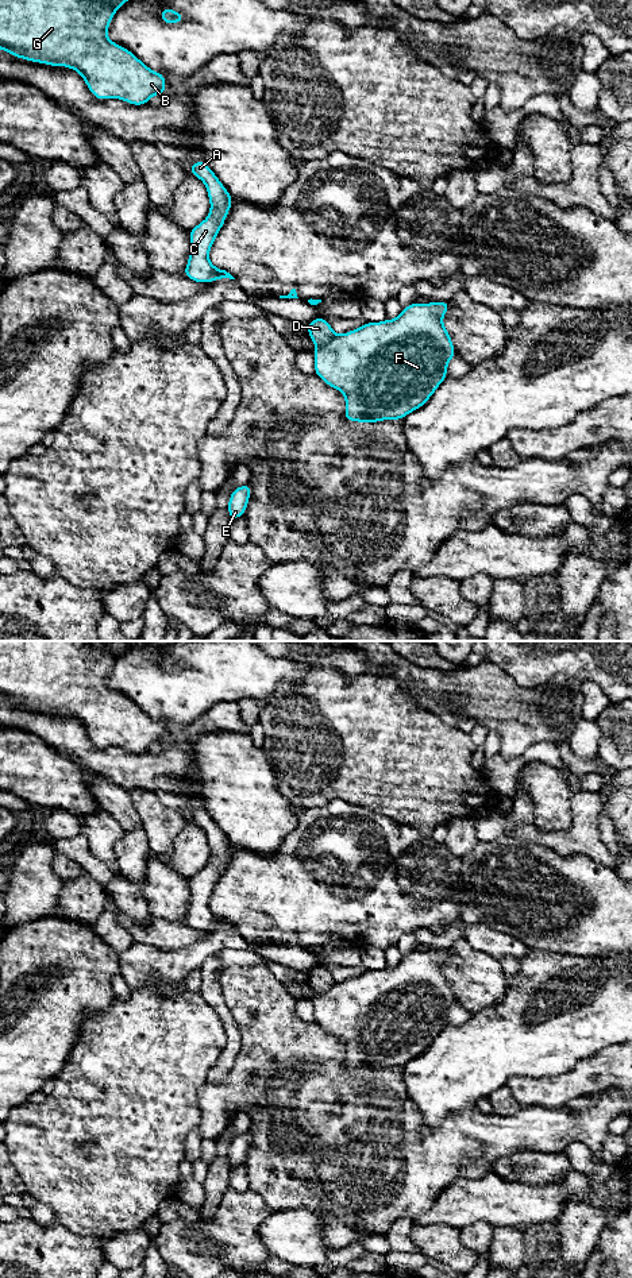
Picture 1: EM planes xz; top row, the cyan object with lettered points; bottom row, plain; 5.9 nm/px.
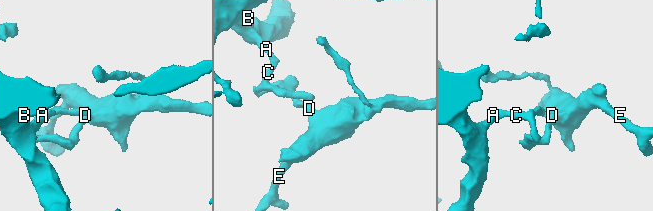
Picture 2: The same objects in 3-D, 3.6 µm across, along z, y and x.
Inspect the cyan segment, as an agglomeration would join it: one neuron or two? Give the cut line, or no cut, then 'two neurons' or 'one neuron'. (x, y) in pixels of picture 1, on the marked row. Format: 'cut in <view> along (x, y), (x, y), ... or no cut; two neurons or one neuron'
cut in xz along (335, 336), (318, 347); two neurons

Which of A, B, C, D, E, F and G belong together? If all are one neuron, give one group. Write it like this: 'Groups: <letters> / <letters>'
Groups: A B C D G / E F

